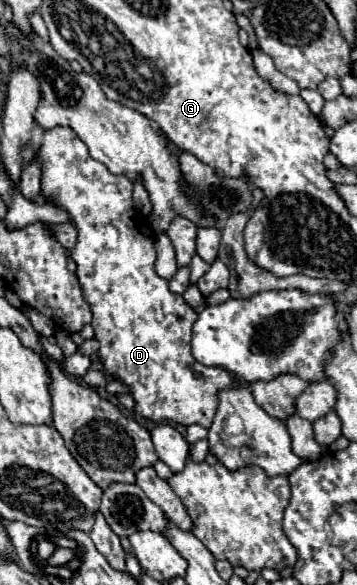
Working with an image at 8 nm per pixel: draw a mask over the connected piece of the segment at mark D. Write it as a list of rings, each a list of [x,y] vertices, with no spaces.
[[[54,126],[44,132],[42,146],[36,150],[36,160],[42,164],[42,196],[54,206],[68,212],[72,224],[78,230],[78,242],[70,256],[78,266],[76,276],[82,286],[84,300],[94,314],[92,328],[94,338],[100,342],[98,358],[104,364],[102,372],[130,388],[132,398],[136,400],[134,410],[140,416],[152,422],[170,420],[182,426],[200,424],[204,428],[210,428],[218,408],[218,394],[222,390],[238,386],[240,378],[222,366],[204,366],[192,356],[190,336],[198,312],[190,304],[186,304],[182,294],[170,292],[168,280],[156,274],[156,236],[146,218],[142,220],[138,212],[134,216],[130,178],[126,178],[124,174],[112,174],[102,162],[96,162],[88,154],[88,146],[76,136],[74,130],[66,126]]]

